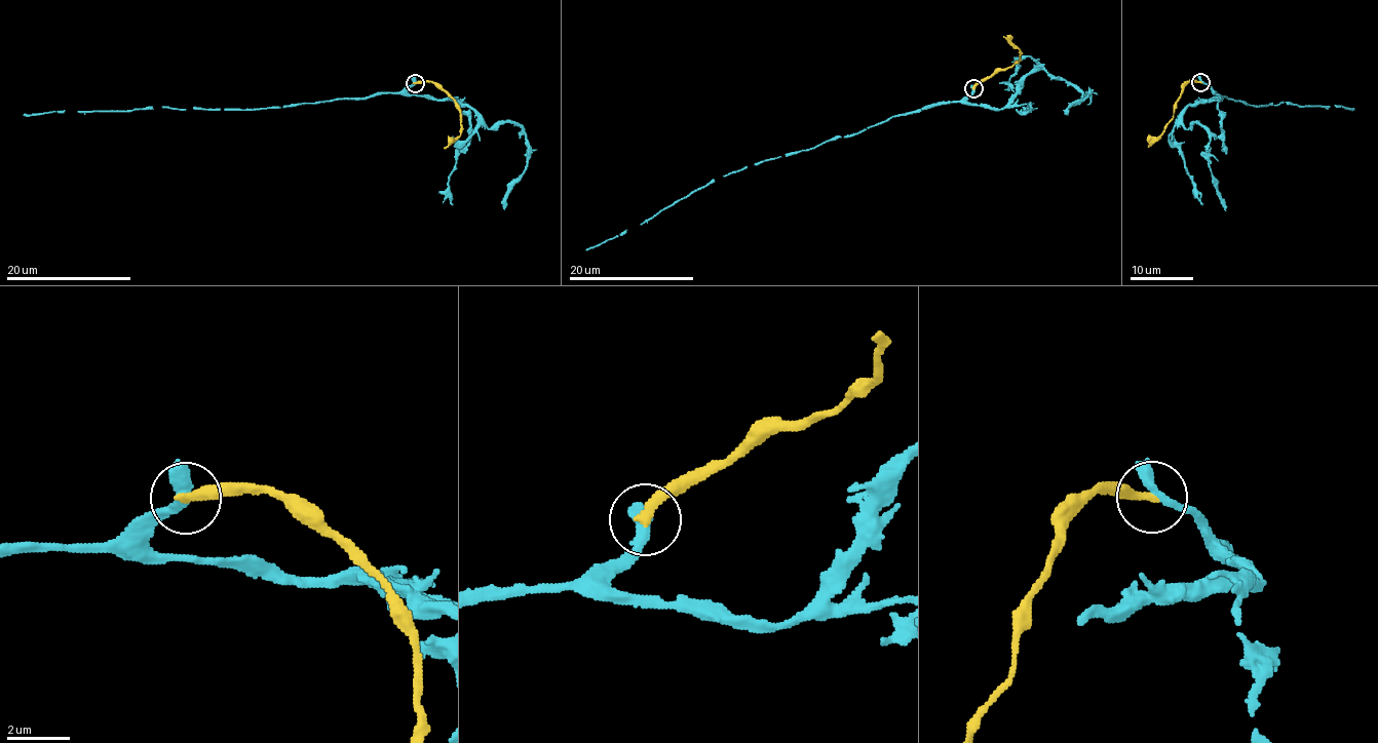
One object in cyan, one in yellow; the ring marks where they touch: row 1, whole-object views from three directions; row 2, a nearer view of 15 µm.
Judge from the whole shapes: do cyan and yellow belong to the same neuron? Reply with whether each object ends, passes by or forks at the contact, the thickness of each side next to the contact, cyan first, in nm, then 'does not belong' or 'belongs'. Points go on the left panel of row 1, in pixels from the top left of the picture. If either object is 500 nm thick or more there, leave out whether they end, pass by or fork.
cyan passes by; yellow ends; calibres 320 and 300 nm; does not belong

